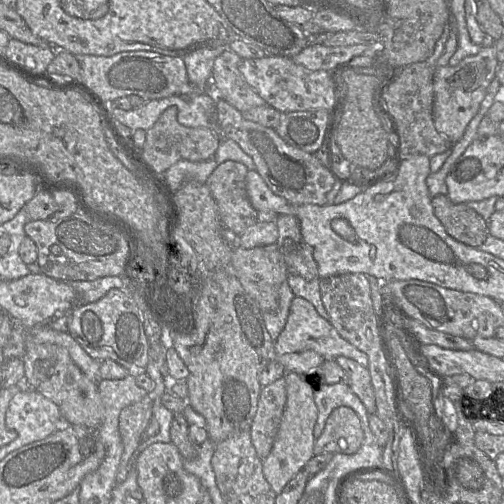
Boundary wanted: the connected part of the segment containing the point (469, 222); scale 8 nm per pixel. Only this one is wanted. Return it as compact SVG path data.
M447 195L432 198L435 216L446 232L455 240L468 246L480 247L488 236L484 218L466 203L453 203Z

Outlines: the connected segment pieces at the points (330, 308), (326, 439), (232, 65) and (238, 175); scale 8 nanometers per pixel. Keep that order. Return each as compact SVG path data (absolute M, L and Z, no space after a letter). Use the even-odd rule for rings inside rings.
M348 273L320 278L320 294L323 305L330 317L330 323L339 335L368 356L367 369L370 374L376 403L376 415L383 421L388 431L388 440L383 448L382 466L402 483L397 470L397 455L400 440L400 426L396 420L392 385L386 370L386 362L379 345L374 313L370 295L368 276L363 273Z
M340 406L330 413L322 434L315 439L313 455L354 454L363 440L364 432L357 414L349 407Z
M230 49L216 57L212 70L214 95L239 111L268 105L246 82L239 70L242 58Z
M227 160L219 164L206 181L222 225L238 236L258 222L258 212L252 207L246 191L247 173L244 164Z

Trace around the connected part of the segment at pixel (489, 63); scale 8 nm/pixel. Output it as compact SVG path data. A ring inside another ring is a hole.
M486 40L481 50L474 56L462 59L455 66L436 67L433 74L433 120L436 130L445 135L452 143L458 142L480 104L486 96L487 89L498 67L493 42Z

